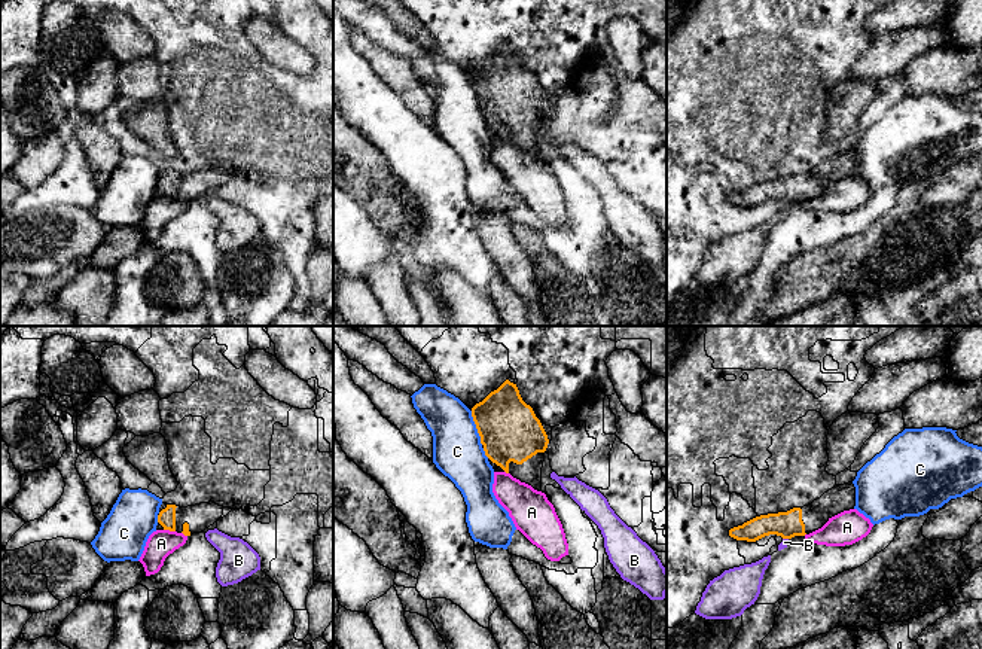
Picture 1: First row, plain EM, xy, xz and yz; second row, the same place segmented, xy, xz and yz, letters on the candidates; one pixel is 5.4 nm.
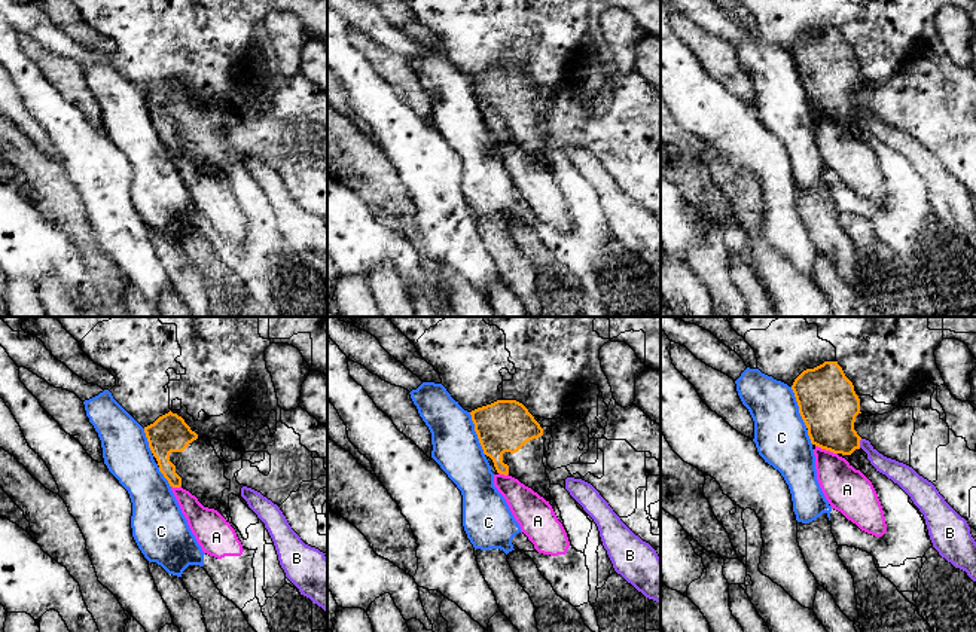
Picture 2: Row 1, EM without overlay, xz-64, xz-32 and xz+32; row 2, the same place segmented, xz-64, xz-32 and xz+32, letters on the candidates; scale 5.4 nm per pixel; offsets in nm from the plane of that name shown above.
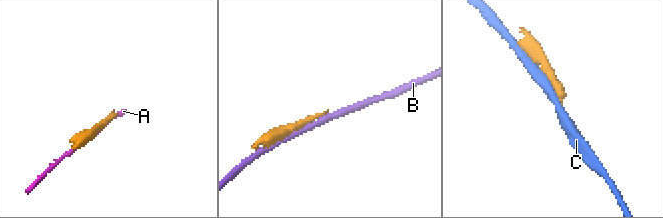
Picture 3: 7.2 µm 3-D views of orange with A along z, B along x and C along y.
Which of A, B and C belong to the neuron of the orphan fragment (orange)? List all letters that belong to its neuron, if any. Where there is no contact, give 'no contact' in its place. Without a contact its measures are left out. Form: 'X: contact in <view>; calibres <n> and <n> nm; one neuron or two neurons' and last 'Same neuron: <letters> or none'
A: contact in xy; calibres 100 and 150 nm; two neurons
B: contact in yz; calibres 140 and 40 nm; two neurons
C: contact in xz; calibres 320 and 280 nm; two neurons
Same neuron: none

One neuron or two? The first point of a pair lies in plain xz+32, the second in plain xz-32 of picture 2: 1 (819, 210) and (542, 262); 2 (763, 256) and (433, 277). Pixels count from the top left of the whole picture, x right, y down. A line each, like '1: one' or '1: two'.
1: two
2: two

